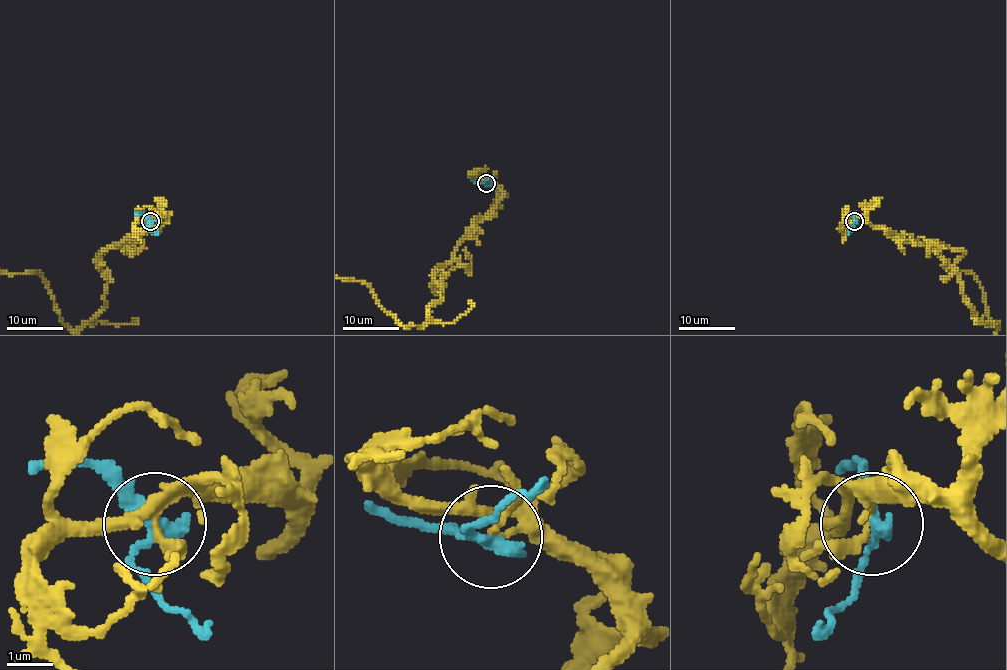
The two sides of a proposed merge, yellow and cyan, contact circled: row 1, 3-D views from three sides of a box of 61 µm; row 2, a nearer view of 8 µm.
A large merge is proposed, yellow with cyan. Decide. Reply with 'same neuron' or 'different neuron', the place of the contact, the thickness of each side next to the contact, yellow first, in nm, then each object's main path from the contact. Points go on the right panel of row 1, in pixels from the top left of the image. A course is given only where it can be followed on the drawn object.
different neuron; at (854, 221); 160 nm thick on the yellow side, 280 nm on the other; cyan runs (855, 221), (848, 234)

